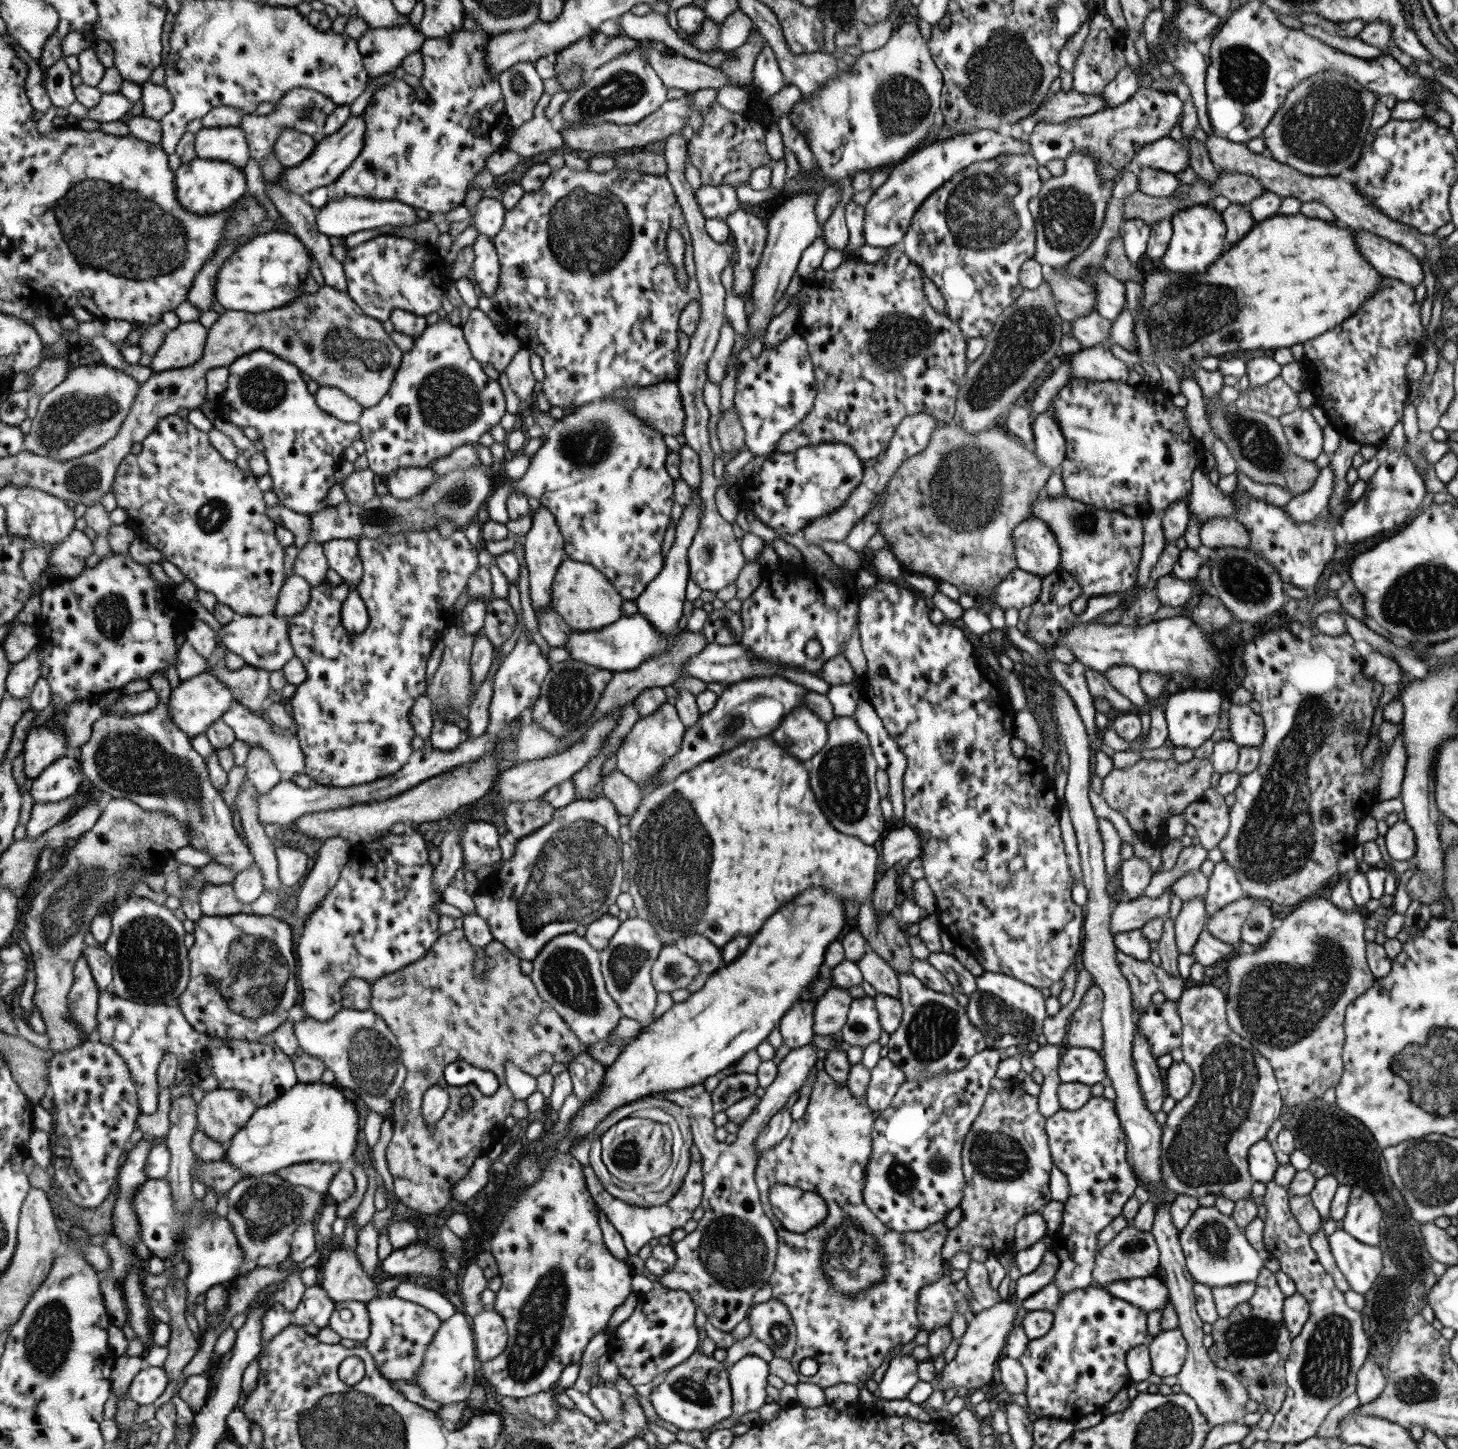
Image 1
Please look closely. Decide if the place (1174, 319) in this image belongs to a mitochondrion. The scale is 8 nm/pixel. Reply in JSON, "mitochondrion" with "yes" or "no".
{"mitochondrion":"yes"}

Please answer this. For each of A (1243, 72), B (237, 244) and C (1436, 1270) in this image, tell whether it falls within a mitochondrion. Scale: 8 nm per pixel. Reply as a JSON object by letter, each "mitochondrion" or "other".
{"A":"mitochondrion","B":"other","C":"other"}

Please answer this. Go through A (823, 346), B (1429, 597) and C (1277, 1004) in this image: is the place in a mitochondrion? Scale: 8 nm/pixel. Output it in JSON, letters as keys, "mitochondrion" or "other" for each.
{"A":"other","B":"mitochondrion","C":"mitochondrion"}

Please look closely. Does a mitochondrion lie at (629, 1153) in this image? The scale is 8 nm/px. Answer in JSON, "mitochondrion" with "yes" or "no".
{"mitochondrion":"yes"}

